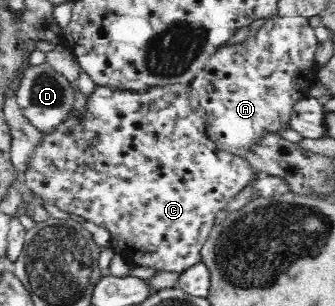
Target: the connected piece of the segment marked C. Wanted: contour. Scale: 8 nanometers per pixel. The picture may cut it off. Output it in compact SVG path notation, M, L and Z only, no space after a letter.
M173 84L171 86L149 88L145 94L138 92L122 92L116 88L108 86L96 86L95 92L86 99L85 112L81 115L75 114L67 122L59 124L55 132L43 134L41 144L33 156L33 166L24 173L23 186L25 191L30 191L38 198L41 198L45 204L57 206L59 209L83 216L87 221L91 221L100 228L110 232L111 247L116 254L124 256L130 266L142 266L145 268L154 268L159 272L179 273L187 270L195 264L201 263L201 250L208 240L209 234L214 225L214 218L225 210L229 202L245 190L253 181L255 173L253 167L246 157L235 156L224 152L213 144L205 136L206 114L198 106L198 98L189 84Z

